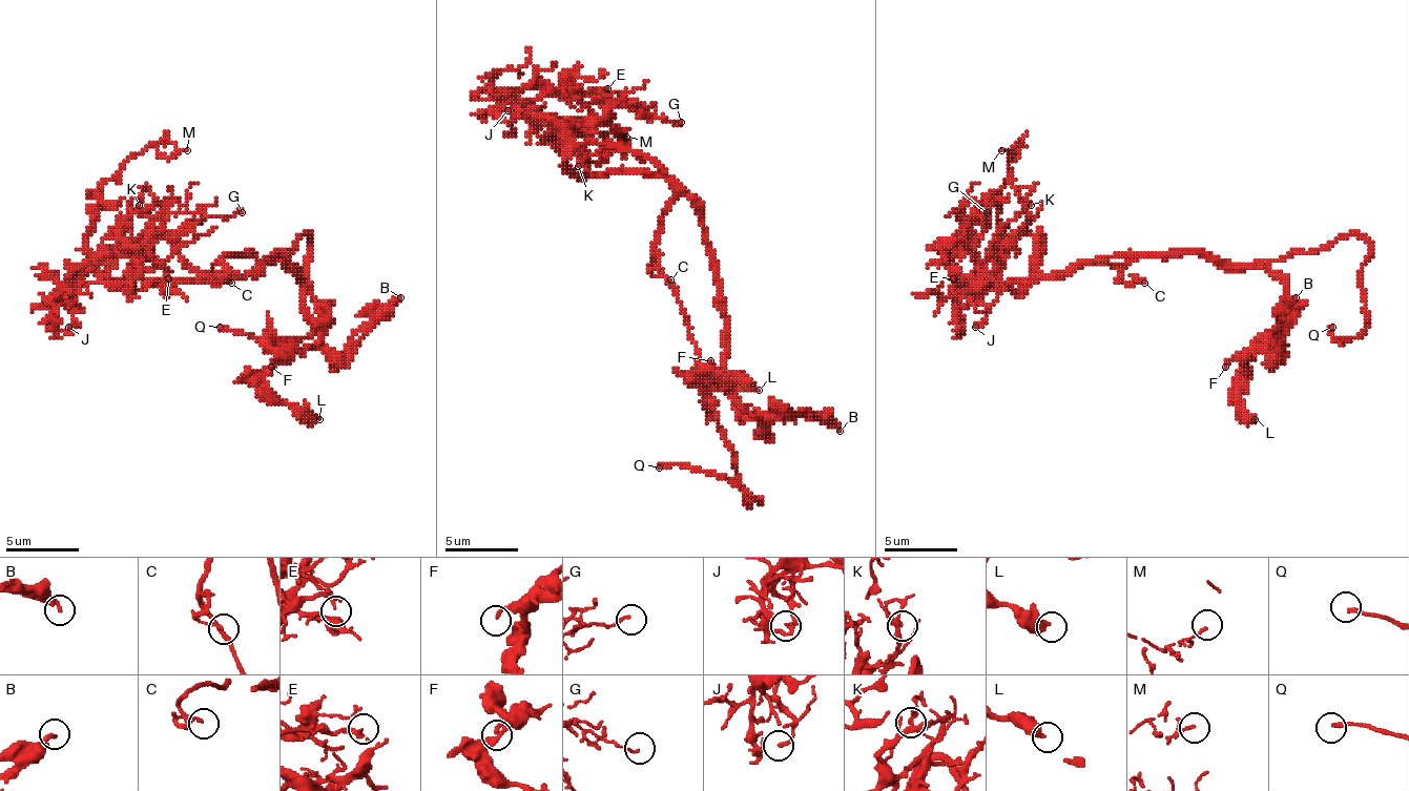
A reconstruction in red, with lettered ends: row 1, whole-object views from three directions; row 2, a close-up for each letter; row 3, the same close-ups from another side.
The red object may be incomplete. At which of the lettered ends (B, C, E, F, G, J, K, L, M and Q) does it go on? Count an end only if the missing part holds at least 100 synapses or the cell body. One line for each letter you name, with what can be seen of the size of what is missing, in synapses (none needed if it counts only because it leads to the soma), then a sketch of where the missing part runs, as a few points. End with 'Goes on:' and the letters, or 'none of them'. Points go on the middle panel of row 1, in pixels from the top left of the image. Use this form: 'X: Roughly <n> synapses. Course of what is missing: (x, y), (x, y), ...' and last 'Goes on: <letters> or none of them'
Q: Course of what is missing: (659, 467), (659, 463), (622, 434), (622, 419), (589, 368), (482, 262)
Goes on: Q

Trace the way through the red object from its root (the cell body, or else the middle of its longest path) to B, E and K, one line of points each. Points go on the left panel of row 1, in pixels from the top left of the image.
B: (216, 264), (249, 275), (268, 256), (286, 253), (305, 286), (305, 319), (337, 352), (400, 297)
E: (216, 264), (234, 275), (139, 290), (95, 271), (83, 275), (87, 283), (131, 283), (161, 268), (168, 278)
K: (216, 264), (234, 275), (139, 290), (112, 278), (109, 264), (161, 209), (146, 187), (139, 205)

